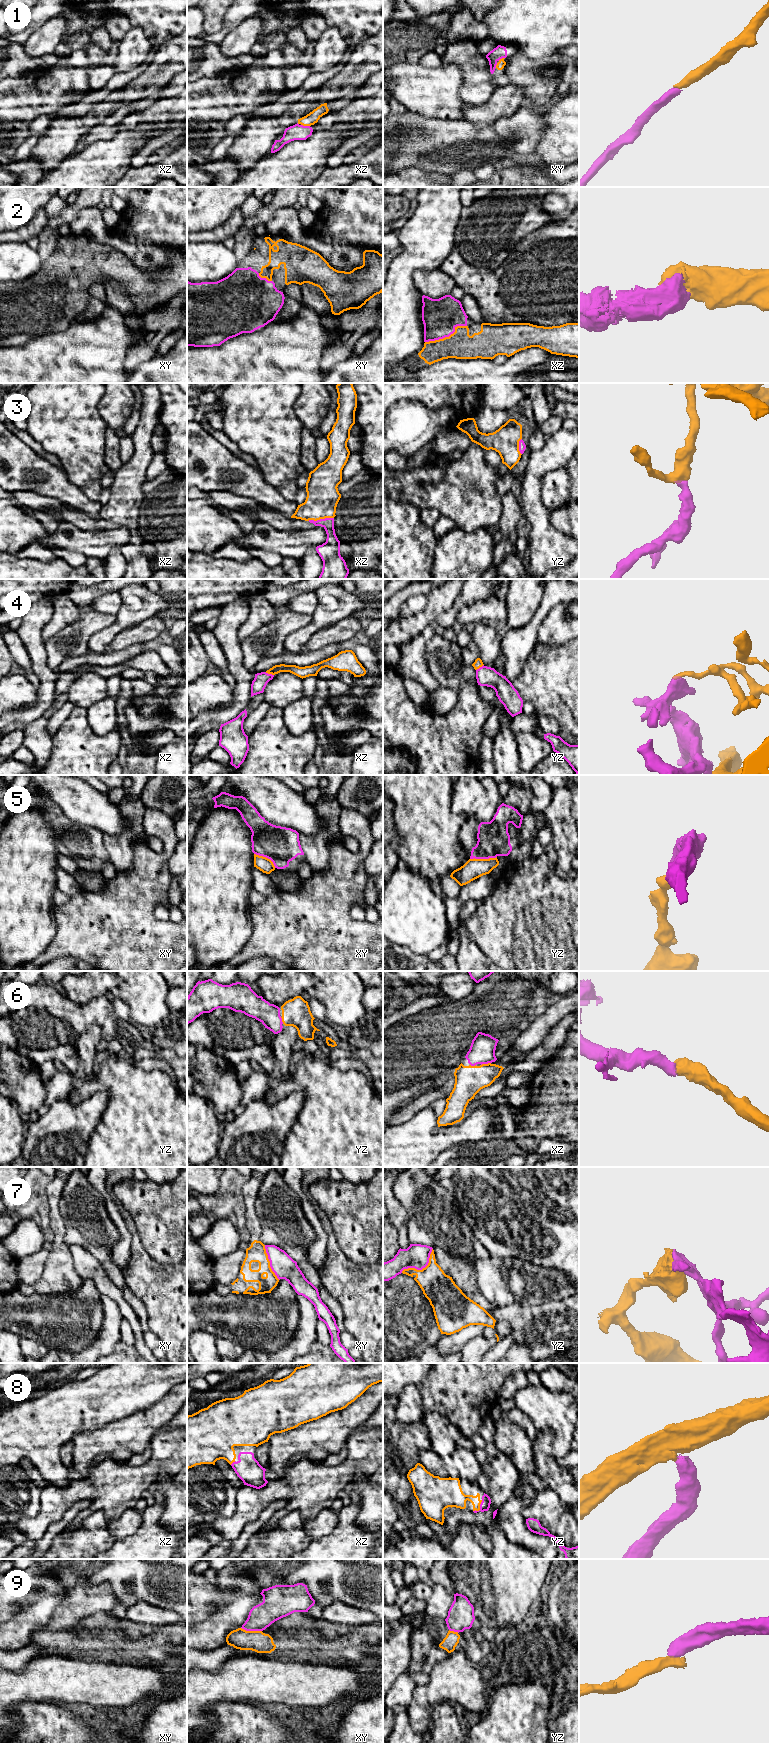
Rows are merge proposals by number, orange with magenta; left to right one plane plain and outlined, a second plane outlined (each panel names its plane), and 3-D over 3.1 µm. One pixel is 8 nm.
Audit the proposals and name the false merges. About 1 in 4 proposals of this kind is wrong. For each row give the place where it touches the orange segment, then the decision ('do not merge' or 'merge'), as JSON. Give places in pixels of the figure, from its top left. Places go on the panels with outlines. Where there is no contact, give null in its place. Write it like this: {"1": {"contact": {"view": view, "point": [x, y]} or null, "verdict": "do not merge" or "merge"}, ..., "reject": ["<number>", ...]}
{"1": {"contact": {"view": "xz", "point": [305, 125]}, "verdict": "merge"}, "2": {"contact": {"view": "xz", "point": [446, 337]}, "verdict": "merge"}, "3": {"contact": {"view": "xz", "point": [320, 518]}, "verdict": "merge"}, "4": {"contact": {"view": "xz", "point": [269, 673]}, "verdict": "do not merge"}, "5": {"contact": {"view": "yz", "point": [483, 859]}, "verdict": "do not merge"}, "6": {"contact": {"view": "xz", "point": [485, 1064]}, "verdict": "merge"}, "7": {"contact": {"view": "yz", "point": [423, 1268]}, "verdict": "do not merge"}, "8": {"contact": {"view": "yz", "point": [479, 1508]}, "verdict": "merge"}, "9": {"contact": {"view": "xy", "point": [251, 1631]}, "verdict": "do not merge"}, "reject": ["4", "5", "7", "9"]}

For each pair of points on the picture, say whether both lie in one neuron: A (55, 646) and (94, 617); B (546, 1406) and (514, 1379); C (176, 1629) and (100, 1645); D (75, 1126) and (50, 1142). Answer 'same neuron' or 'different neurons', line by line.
A: same neuron
B: different neurons
C: same neuron
D: same neuron

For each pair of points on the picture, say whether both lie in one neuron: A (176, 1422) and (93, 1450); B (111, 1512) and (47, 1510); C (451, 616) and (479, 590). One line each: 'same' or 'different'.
A: different
B: same
C: same

